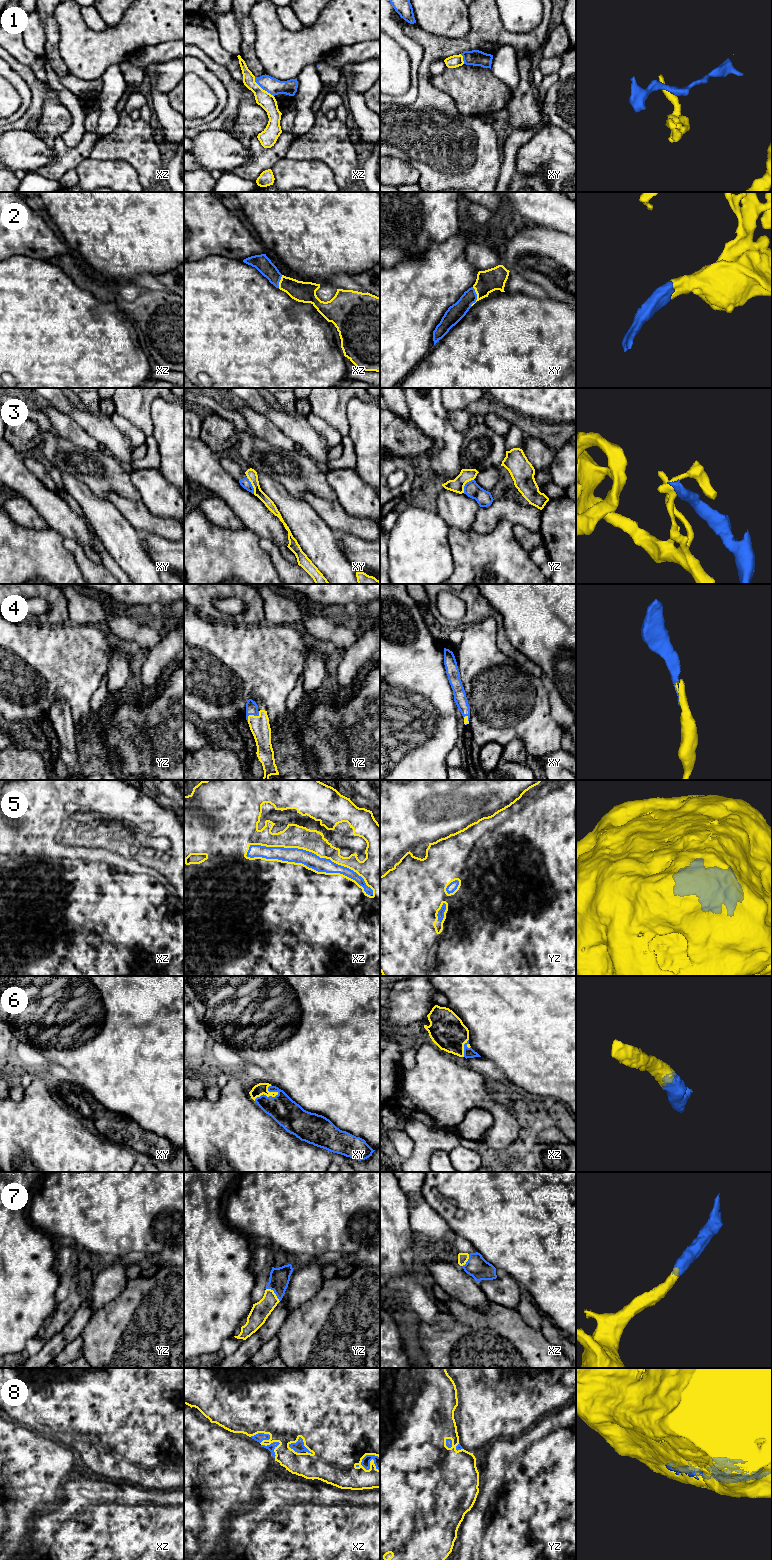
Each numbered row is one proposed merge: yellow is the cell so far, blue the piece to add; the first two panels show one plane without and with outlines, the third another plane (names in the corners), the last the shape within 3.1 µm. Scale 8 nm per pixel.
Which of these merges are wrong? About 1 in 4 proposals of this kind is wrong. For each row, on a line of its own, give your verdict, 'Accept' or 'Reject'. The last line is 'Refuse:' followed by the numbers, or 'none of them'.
1: Reject
2: Accept
3: Reject
4: Accept
5: Accept
6: Accept
7: Accept
8: Accept
Refuse: 1, 3

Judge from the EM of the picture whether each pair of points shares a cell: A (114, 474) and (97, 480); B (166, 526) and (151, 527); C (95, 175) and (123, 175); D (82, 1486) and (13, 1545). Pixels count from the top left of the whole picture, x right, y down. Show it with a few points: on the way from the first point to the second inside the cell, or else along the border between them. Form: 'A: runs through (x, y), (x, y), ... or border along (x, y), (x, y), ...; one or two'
A: runs through (110, 476), (101, 479); one
B: runs through (162, 526), (155, 526); one
C: runs through (102, 174), (116, 175); one
D: border along (41, 1509), (33, 1518), (29, 1535), (30, 1542); two

